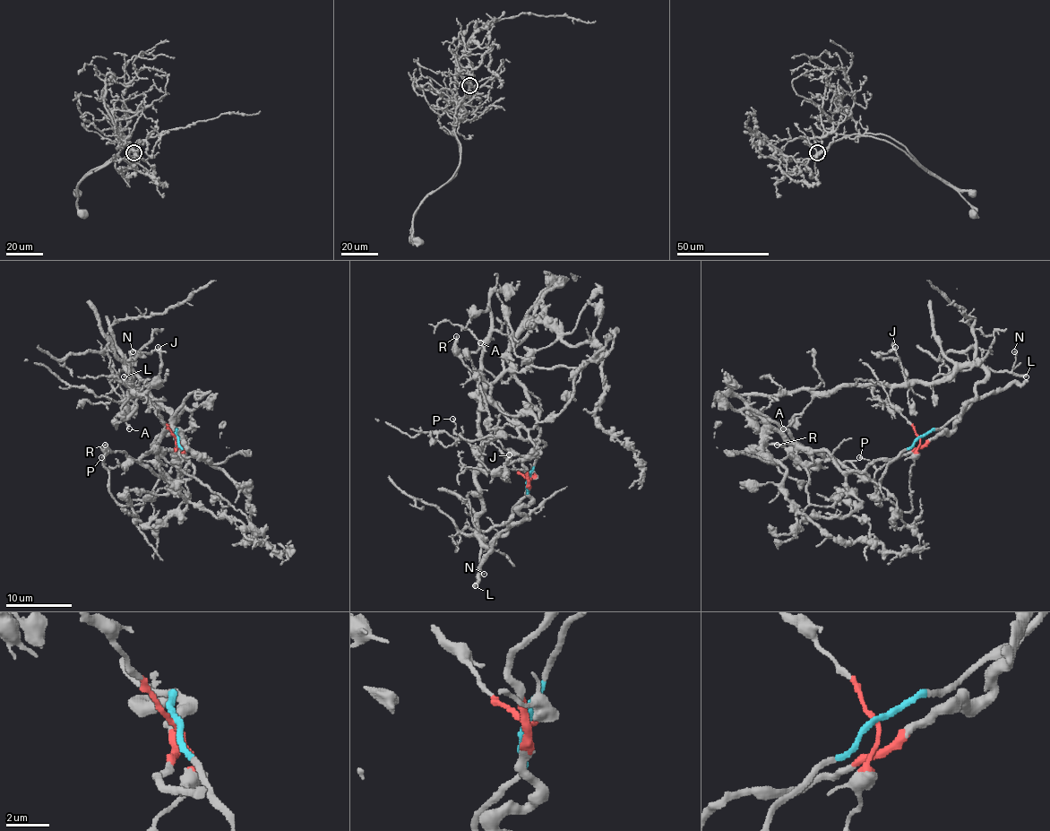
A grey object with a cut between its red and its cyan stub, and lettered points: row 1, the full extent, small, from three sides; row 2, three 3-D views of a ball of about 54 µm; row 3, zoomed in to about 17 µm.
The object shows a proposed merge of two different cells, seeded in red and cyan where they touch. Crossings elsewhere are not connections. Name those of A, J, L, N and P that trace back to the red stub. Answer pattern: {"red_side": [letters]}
{"red_side": ["A", "J", "L", "N"]}

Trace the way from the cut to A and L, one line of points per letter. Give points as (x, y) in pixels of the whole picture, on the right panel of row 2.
A: (919, 437), (884, 389), (874, 385), (836, 386), (820, 393), (783, 429)
L: (919, 437), (925, 445), (951, 430), (962, 409), (976, 396), (976, 386), (990, 369), (1027, 376)

